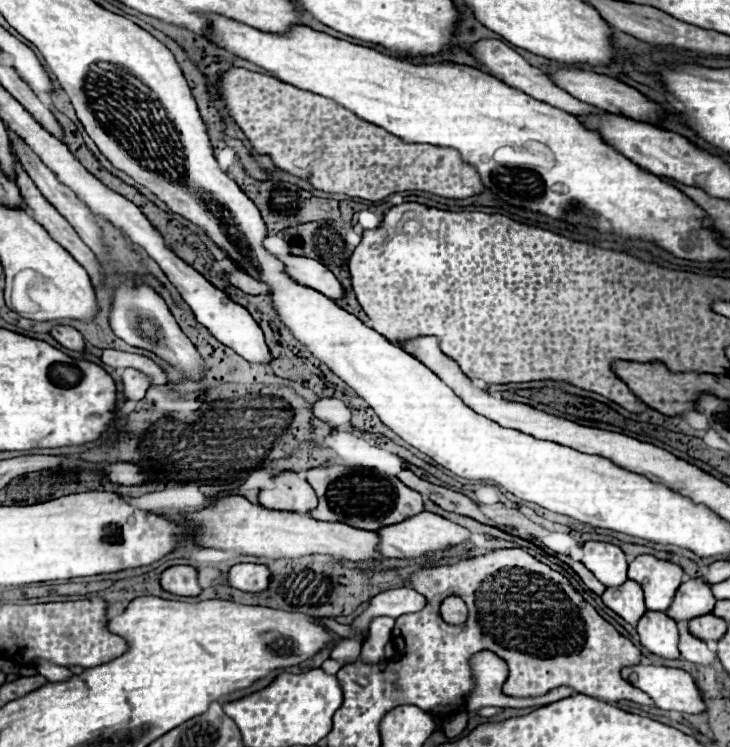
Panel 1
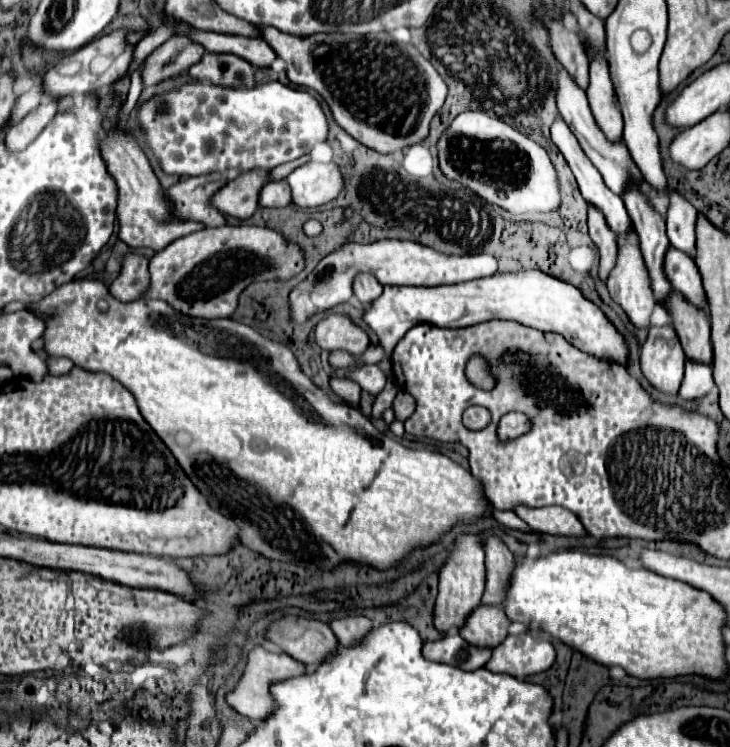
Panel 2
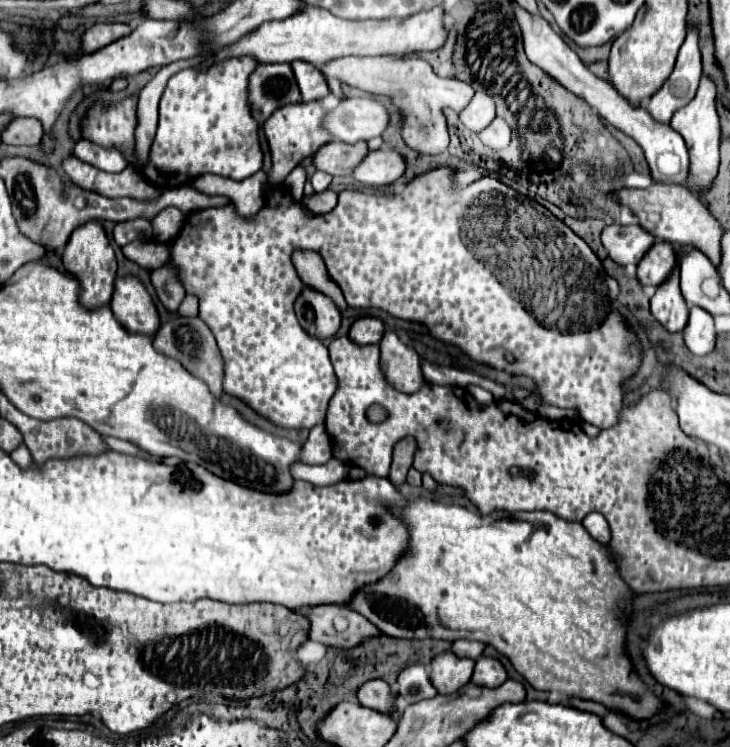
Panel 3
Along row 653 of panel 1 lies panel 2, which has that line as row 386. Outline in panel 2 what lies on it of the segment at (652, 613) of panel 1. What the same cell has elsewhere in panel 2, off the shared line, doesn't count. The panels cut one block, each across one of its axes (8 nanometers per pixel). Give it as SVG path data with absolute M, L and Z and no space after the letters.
M652 326L640 352L640 368L644 378L664 394L676 394L684 376L686 356L674 328Z

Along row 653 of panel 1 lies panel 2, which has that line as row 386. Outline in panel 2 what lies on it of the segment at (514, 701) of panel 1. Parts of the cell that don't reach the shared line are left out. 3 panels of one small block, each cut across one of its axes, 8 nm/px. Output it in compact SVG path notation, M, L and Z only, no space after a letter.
M474 356L468 362L468 378L470 378L470 382L474 382L482 390L490 390L494 386L494 380L490 378L486 364L478 356Z

